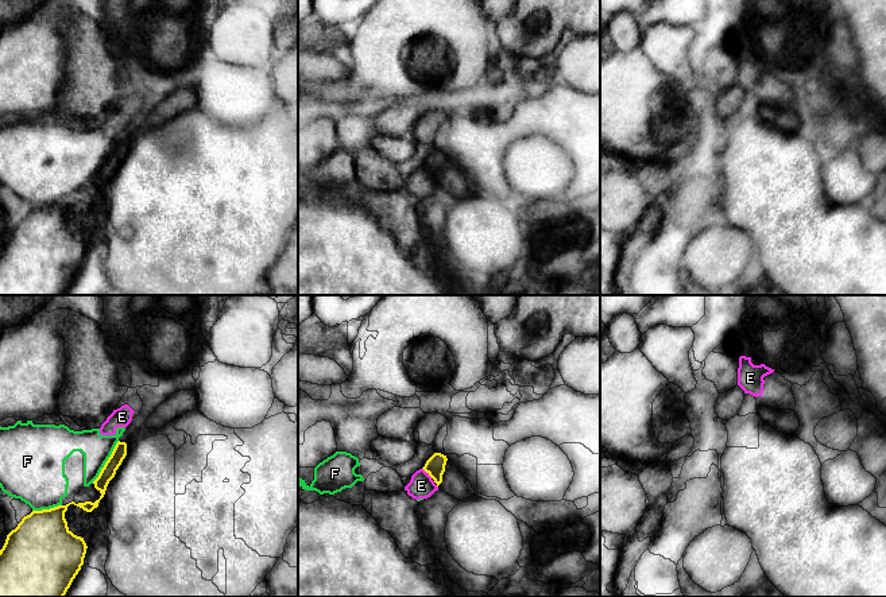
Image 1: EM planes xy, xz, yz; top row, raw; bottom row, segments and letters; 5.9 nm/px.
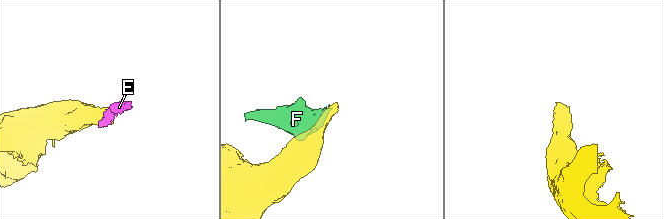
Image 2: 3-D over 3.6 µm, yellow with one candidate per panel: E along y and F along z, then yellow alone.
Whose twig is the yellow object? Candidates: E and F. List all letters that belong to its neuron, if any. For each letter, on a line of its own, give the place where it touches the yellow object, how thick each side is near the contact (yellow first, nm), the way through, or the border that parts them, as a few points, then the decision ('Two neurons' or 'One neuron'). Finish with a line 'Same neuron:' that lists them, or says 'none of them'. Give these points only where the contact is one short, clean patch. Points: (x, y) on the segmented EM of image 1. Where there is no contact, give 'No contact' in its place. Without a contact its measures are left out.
E: Touches yellow at xz (428, 472). Thickness 110 nm (yellow) against 150 nm. Boundary: xz (422, 468), (432, 477). Two neurons
F: Touches yellow at xy (105, 462). Thickness 90 nm (yellow) against 170 nm. Two neurons
Same neuron: none of them

